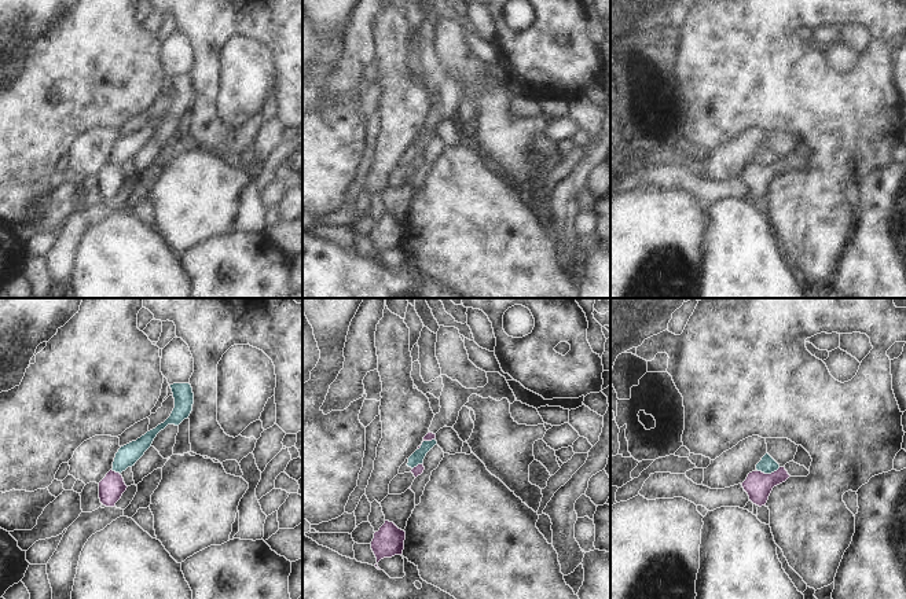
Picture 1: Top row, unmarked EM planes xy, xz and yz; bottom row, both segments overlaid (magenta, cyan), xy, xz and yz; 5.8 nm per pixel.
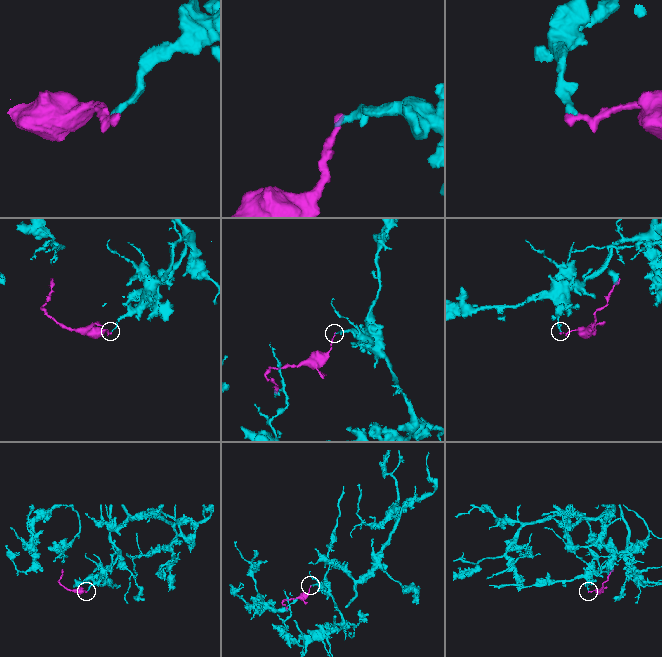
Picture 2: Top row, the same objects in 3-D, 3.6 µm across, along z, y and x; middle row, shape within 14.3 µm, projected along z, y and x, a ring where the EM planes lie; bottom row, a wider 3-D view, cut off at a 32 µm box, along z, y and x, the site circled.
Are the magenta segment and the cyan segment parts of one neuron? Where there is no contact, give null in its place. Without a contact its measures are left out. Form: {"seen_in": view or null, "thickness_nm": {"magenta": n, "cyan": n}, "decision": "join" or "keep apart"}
{"seen_in": "yz", "thickness_nm": {"magenta": 160, "cyan": 100}, "decision": "keep apart"}

